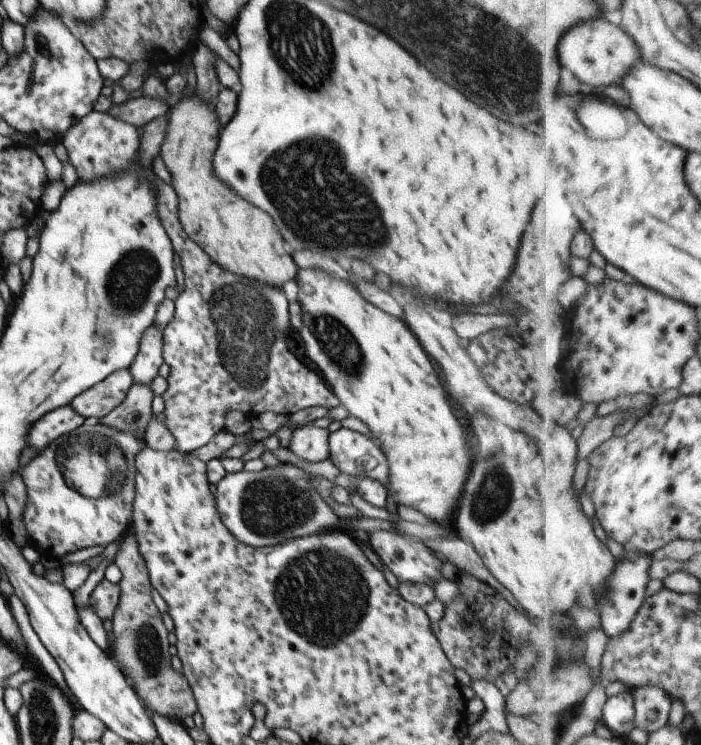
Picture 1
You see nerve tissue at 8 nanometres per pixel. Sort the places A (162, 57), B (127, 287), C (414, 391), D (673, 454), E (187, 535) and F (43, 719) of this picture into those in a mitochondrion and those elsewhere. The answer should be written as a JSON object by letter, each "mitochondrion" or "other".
{"A":"other","B":"mitochondrion","C":"other","D":"other","E":"other","F":"mitochondrion"}

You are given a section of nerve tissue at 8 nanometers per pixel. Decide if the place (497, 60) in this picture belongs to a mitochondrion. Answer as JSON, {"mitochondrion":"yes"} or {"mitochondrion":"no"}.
{"mitochondrion":"yes"}

